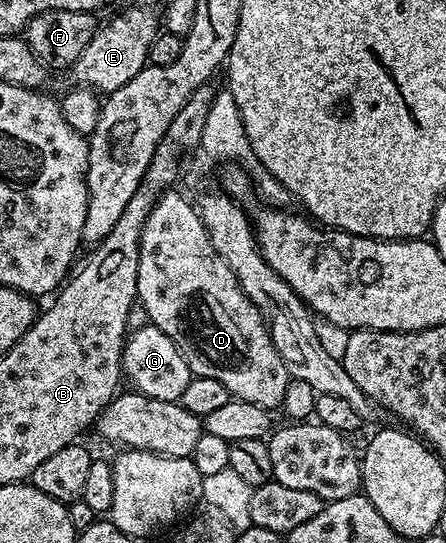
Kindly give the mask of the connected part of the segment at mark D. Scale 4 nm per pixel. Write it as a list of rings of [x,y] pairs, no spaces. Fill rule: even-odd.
[[[172,189],[160,198],[147,224],[147,229],[143,232],[143,246],[139,256],[139,276],[137,277],[138,302],[141,304],[141,311],[143,307],[144,313],[151,318],[148,319],[150,326],[161,329],[161,333],[168,335],[179,346],[179,351],[187,358],[187,364],[192,376],[213,377],[213,381],[221,381],[221,385],[225,385],[225,389],[229,389],[231,396],[243,399],[246,403],[252,403],[258,407],[266,407],[268,409],[282,408],[289,376],[285,361],[281,361],[281,357],[273,345],[271,334],[267,328],[267,322],[264,321],[263,314],[259,312],[257,305],[253,305],[253,301],[249,301],[249,297],[245,297],[237,277],[233,277],[233,269],[229,269],[229,265],[223,260],[221,253],[217,253],[217,249],[213,249],[213,241],[209,241],[209,233],[201,221],[196,204],[192,200],[190,203],[185,196],[178,195],[177,192],[178,190]]]

